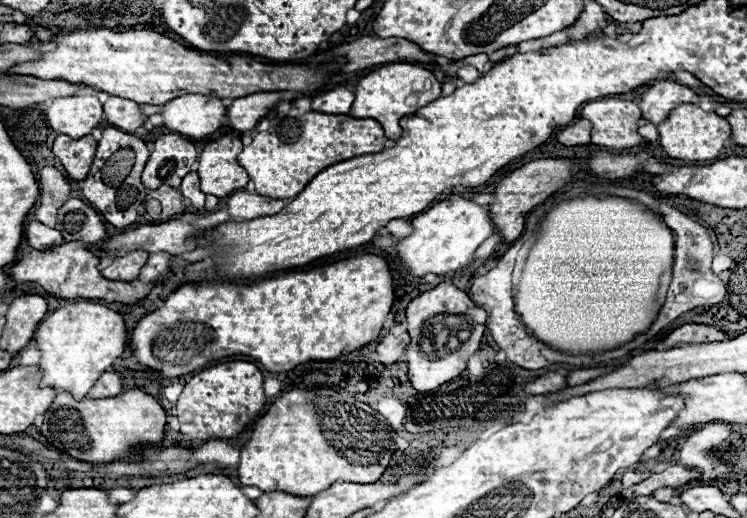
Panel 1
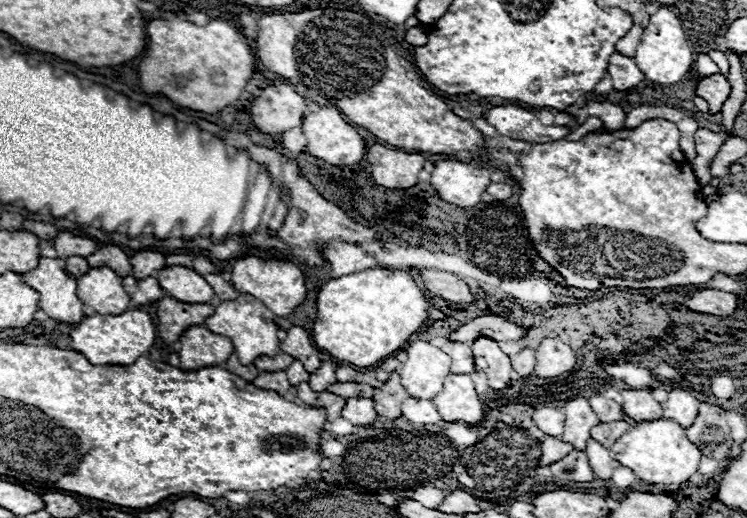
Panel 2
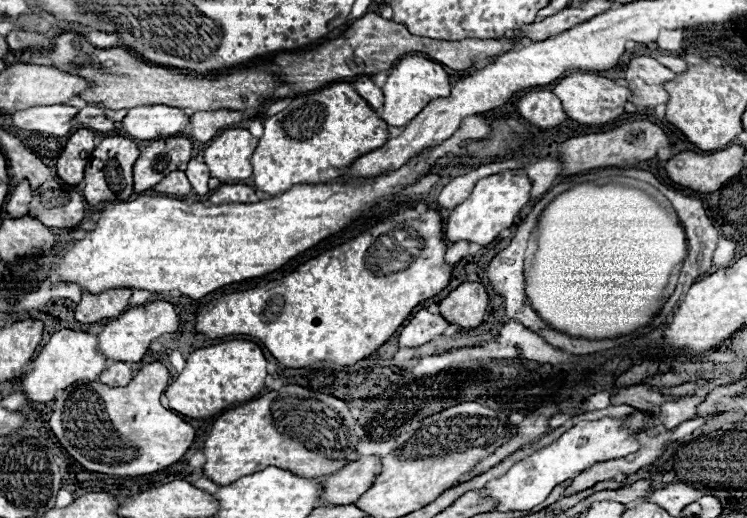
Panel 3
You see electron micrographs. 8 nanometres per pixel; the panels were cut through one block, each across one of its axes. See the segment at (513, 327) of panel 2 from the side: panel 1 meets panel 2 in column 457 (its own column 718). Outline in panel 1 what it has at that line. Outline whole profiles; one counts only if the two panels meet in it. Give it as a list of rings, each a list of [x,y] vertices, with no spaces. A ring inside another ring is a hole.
[[[684,324],[666,336],[662,342],[666,348],[674,348],[678,344],[702,344],[702,342],[720,342],[726,340],[726,334],[704,324]]]

